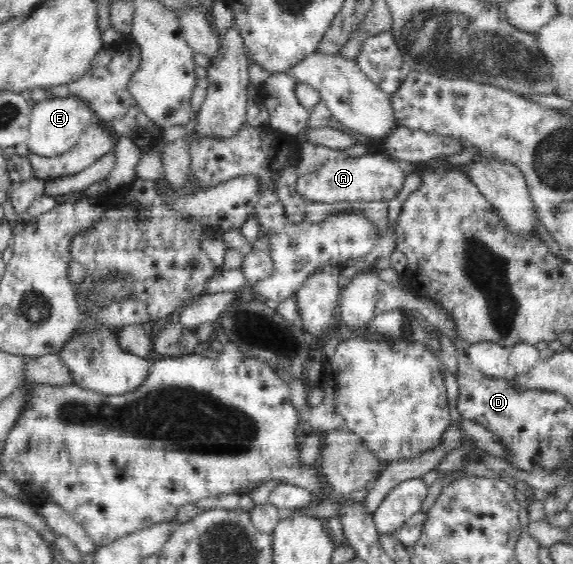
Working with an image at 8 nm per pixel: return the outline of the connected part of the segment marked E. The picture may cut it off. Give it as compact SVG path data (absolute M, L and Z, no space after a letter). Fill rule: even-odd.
M74 95L63 97L47 96L46 100L31 107L29 140L26 142L30 152L44 157L55 157L77 142L84 129L94 121L95 114L88 103Z

